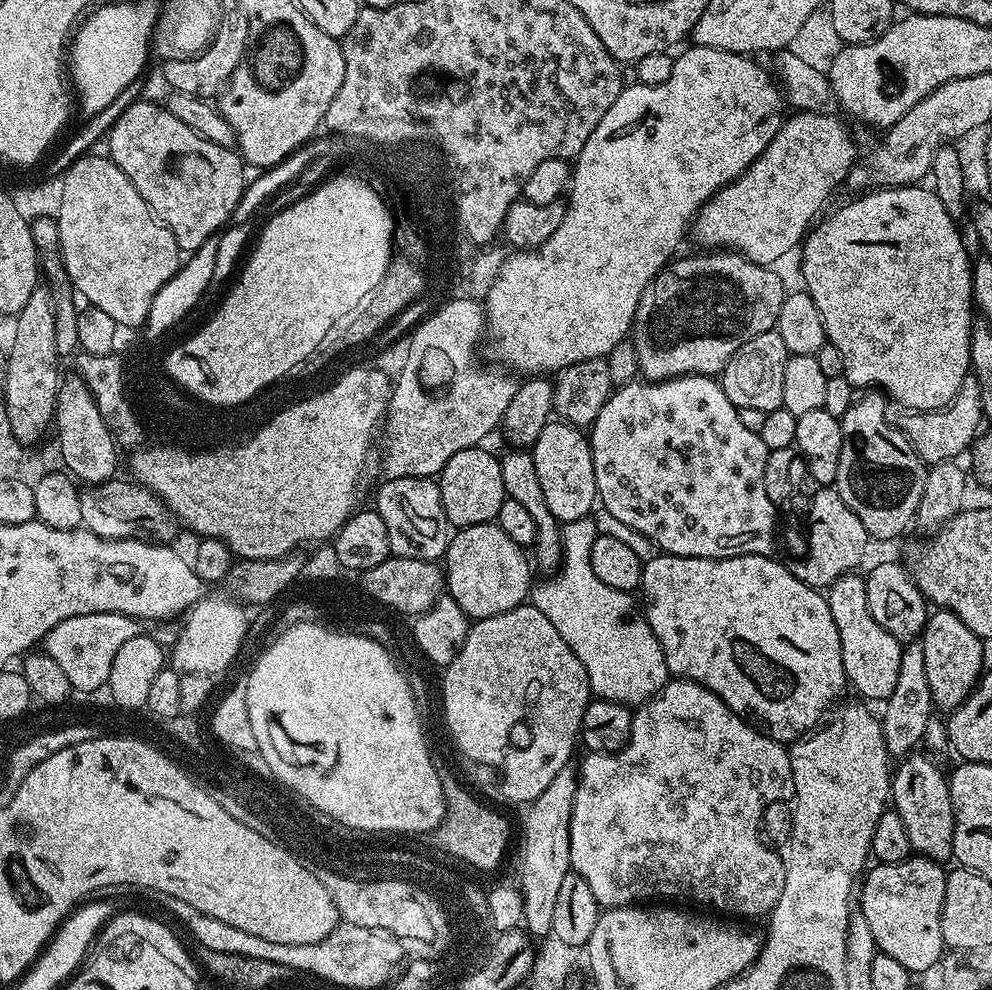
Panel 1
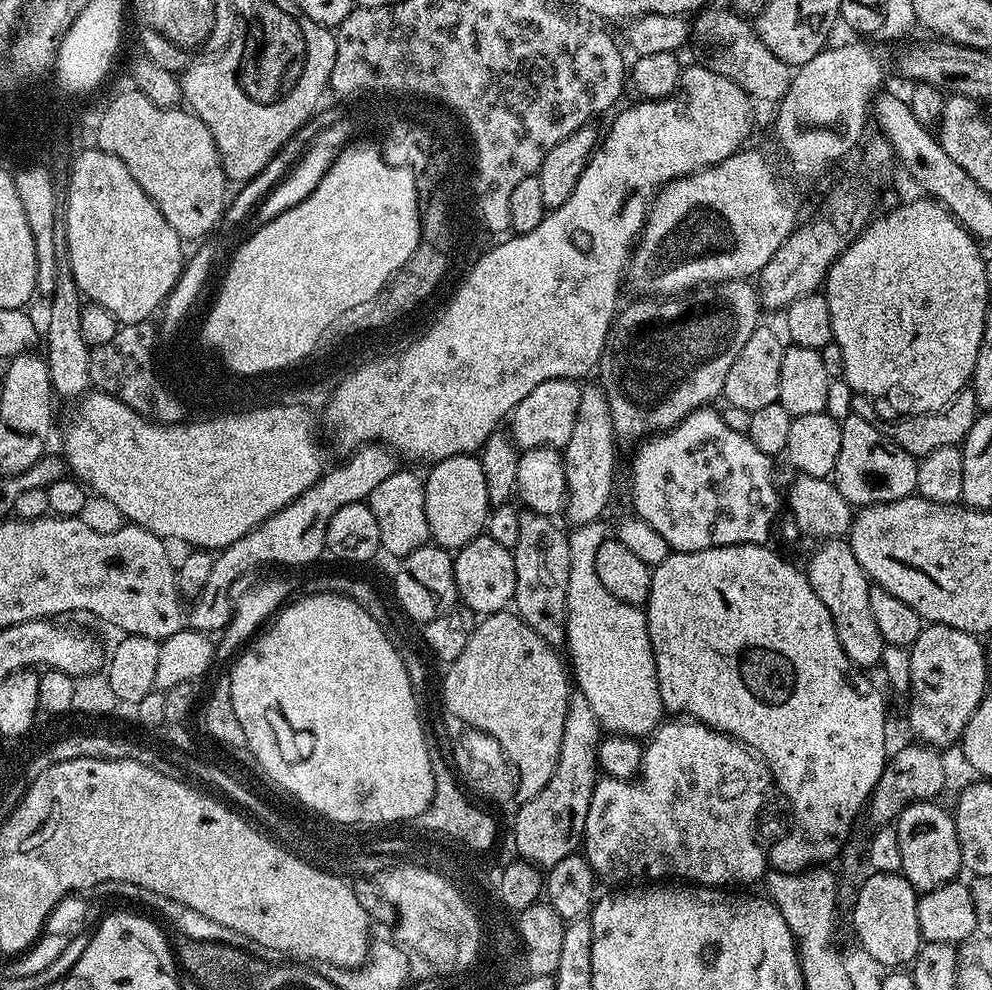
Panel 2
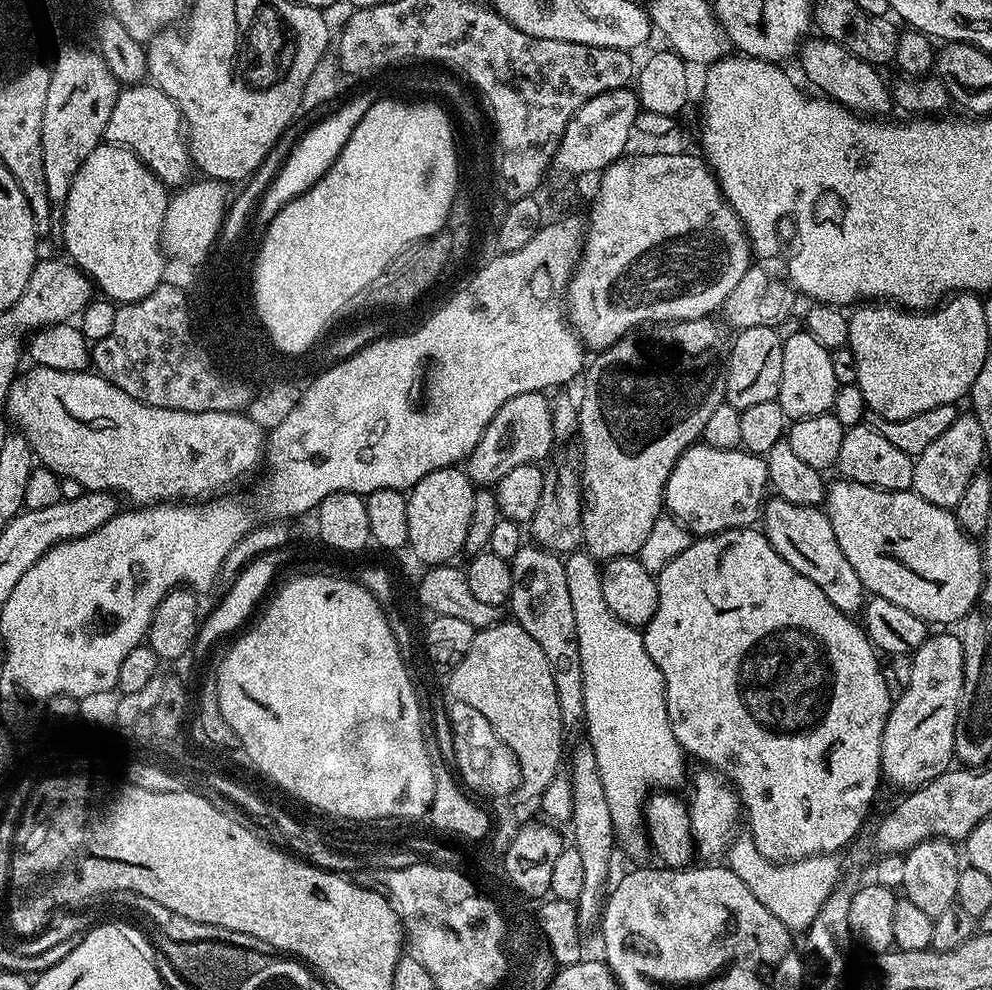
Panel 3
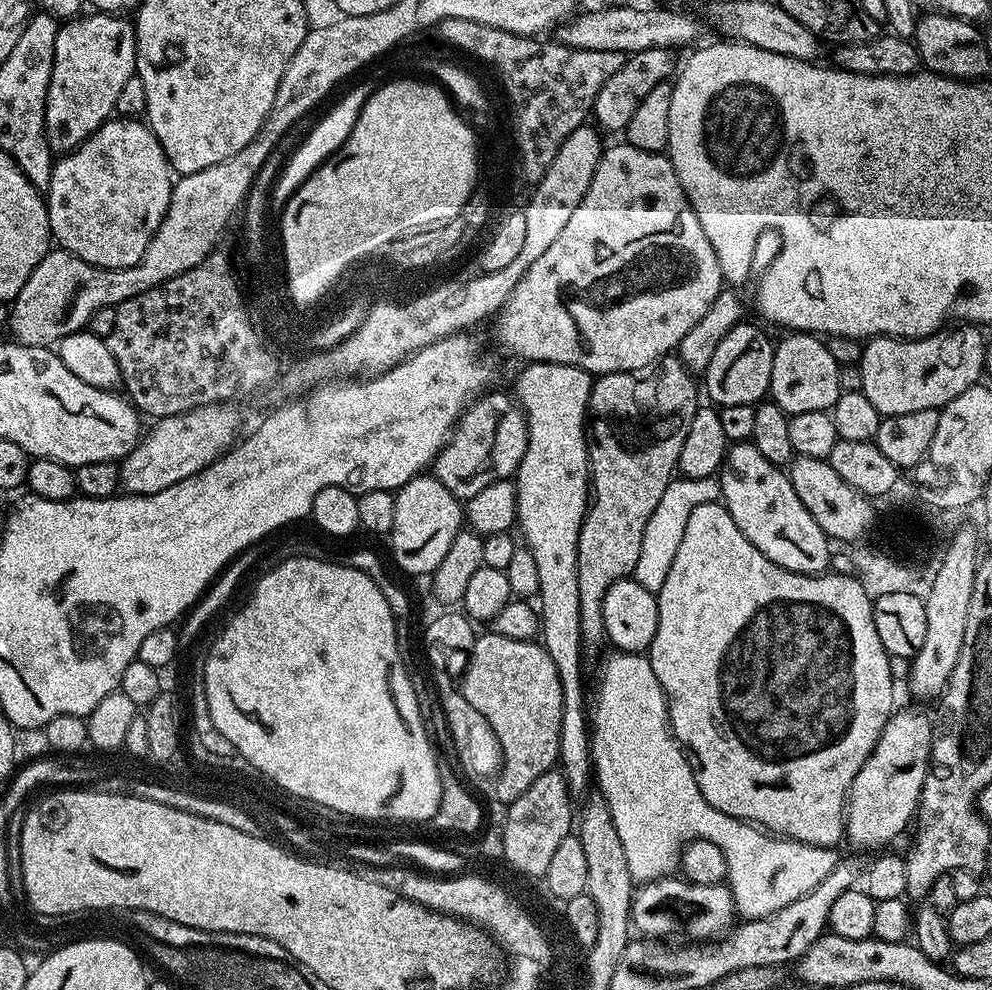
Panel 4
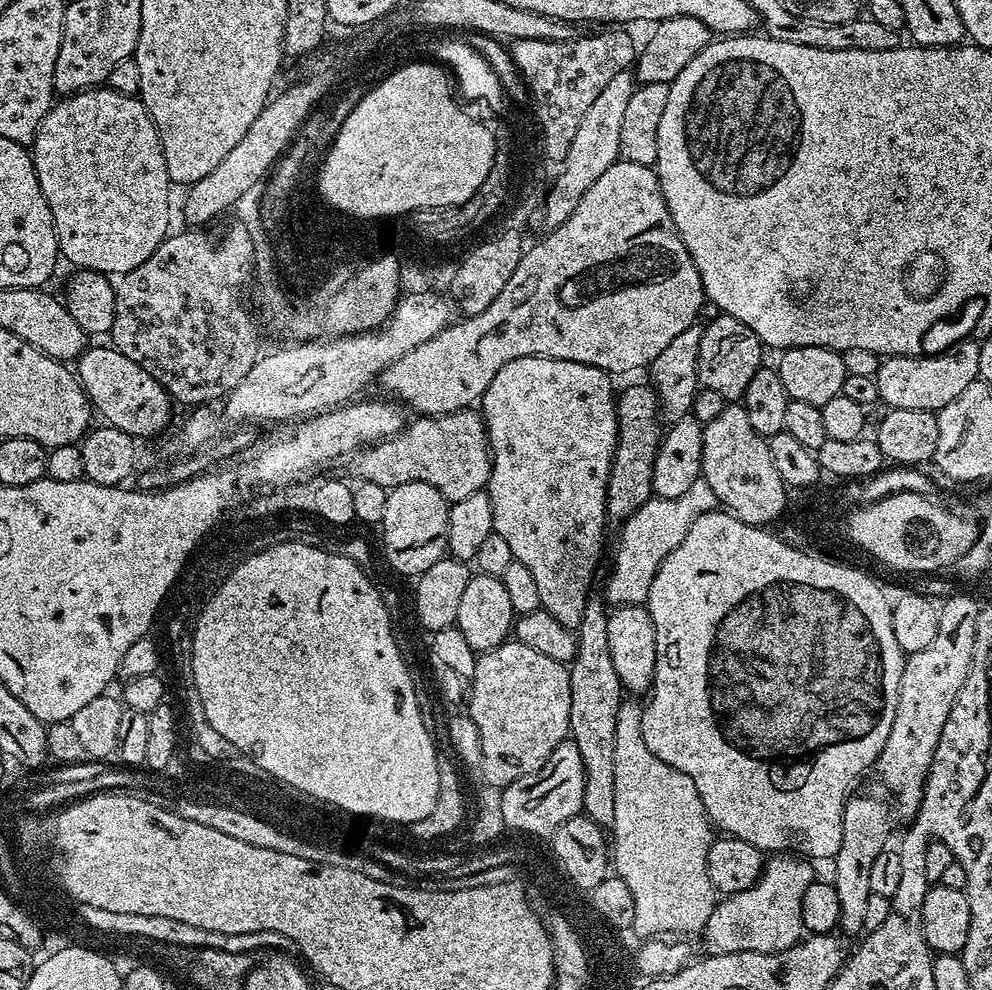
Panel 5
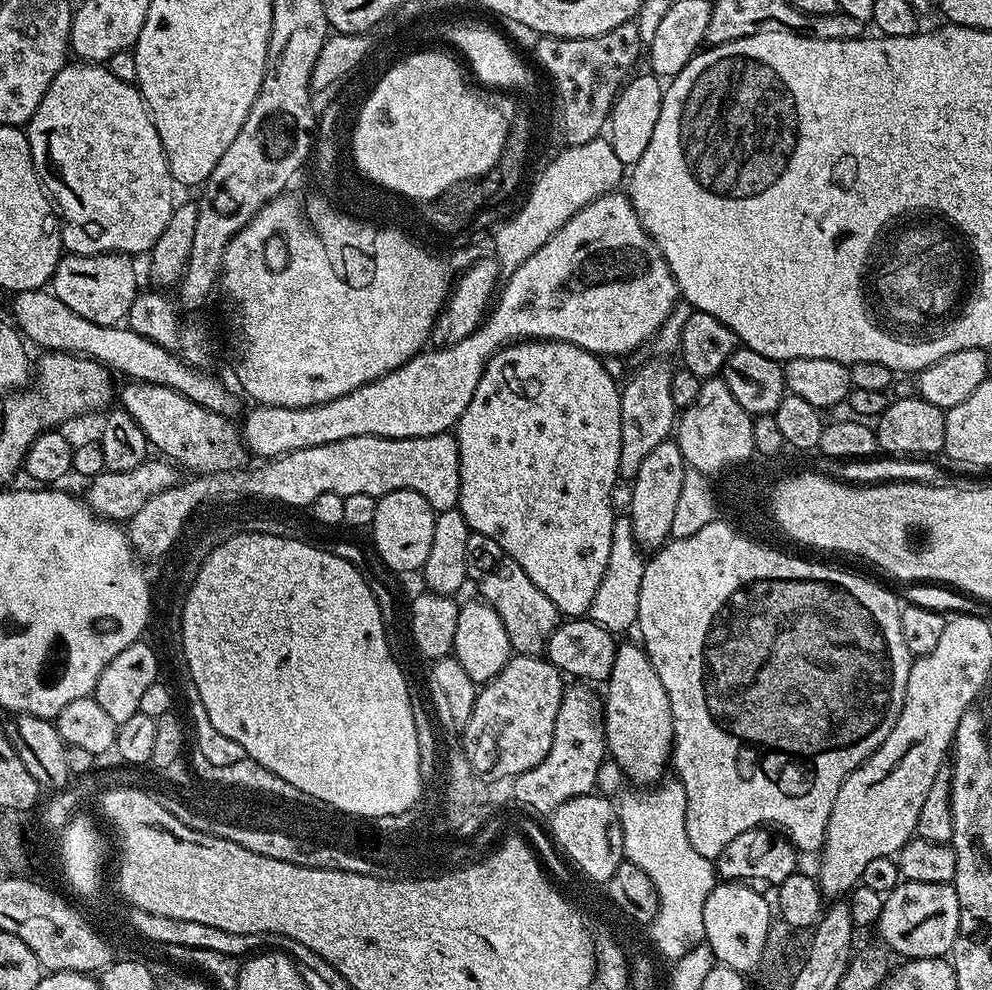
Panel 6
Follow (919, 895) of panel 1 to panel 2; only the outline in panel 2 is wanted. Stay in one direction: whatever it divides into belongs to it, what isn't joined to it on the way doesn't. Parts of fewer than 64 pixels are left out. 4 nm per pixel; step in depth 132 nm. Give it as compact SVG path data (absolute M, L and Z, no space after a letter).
M872 872L864 880L864 885L856 892L856 901L852 904L852 926L856 930L856 938L864 947L864 952L872 960L877 960L880 964L888 964L884 966L908 966L916 959L916 955L920 953L920 927L918 926L918 893L912 883L910 883L900 872Z

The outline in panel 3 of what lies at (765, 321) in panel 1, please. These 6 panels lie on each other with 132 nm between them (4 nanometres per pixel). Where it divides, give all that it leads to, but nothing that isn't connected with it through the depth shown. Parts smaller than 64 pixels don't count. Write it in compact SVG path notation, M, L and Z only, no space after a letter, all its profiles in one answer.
M716 318L669 320L666 324L641 326L631 332L627 332L623 340L614 342L609 348L597 351L593 355L596 356L593 360L591 357L590 363L582 376L584 389L580 392L580 400L578 399L578 437L580 436L581 465L579 464L579 474L582 485L580 509L582 510L582 534L584 535L582 548L593 560L603 562L613 560L619 556L639 557L642 545L646 542L647 536L650 535L654 522L662 515L662 509L664 508L664 483L668 481L680 455L703 437L704 427L710 419L710 414L713 414L720 404L725 403L724 374L722 369L725 367L726 360L722 353L726 348L726 340L724 344L726 328L719 319L717 320Z

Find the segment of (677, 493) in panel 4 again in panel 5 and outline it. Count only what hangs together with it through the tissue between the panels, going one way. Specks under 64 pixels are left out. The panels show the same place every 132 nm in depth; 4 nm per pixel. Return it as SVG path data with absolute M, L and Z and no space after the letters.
M703 478L696 480L686 494L678 494L678 498L662 499L653 497L646 501L628 520L623 521L620 532L620 549L616 552L616 561L612 564L612 577L608 580L608 589L602 595L609 605L641 606L647 605L650 582L654 582L654 574L658 574L658 566L674 550L678 550L678 542L686 538L690 526L702 514L717 511L718 501L714 490L710 490L710 482Z

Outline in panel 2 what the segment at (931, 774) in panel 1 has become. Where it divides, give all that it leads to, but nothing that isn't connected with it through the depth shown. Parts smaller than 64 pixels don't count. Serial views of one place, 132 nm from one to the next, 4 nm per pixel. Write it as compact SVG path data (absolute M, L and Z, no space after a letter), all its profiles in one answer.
M913 800L901 810L894 821L898 843L902 849L900 872L915 886L917 893L923 894L959 877L962 872L960 847L956 833L956 817L939 802Z

